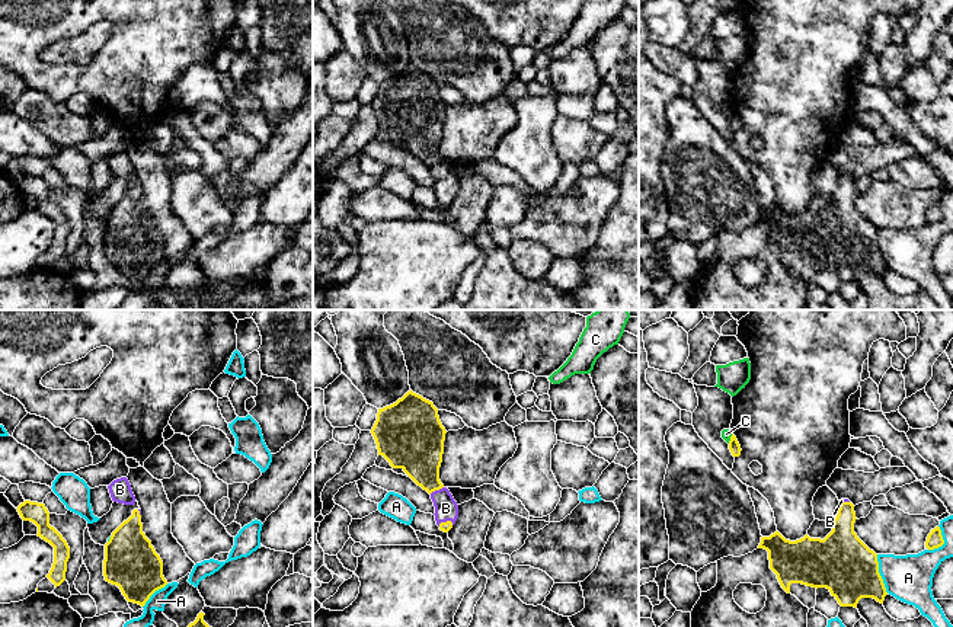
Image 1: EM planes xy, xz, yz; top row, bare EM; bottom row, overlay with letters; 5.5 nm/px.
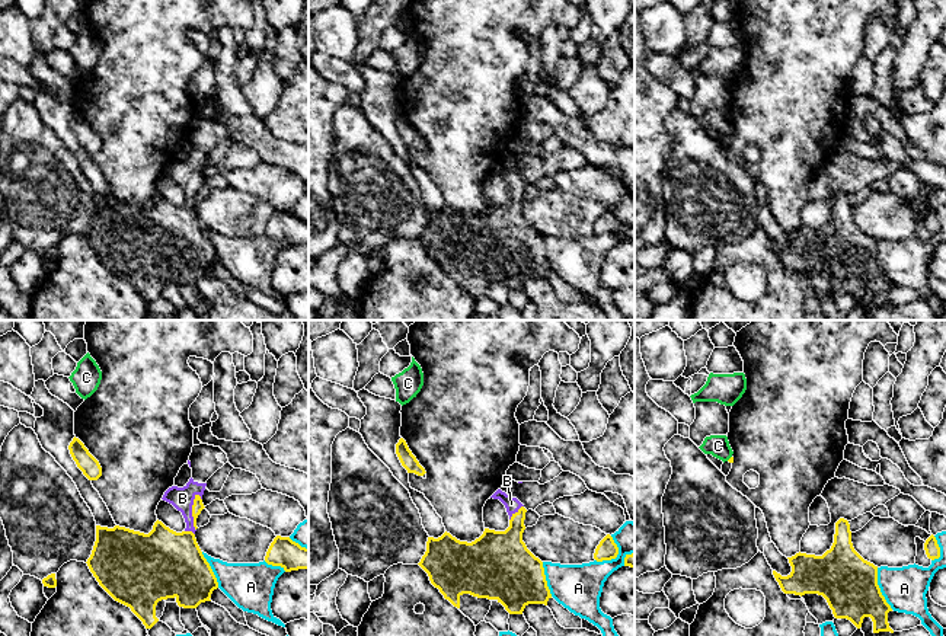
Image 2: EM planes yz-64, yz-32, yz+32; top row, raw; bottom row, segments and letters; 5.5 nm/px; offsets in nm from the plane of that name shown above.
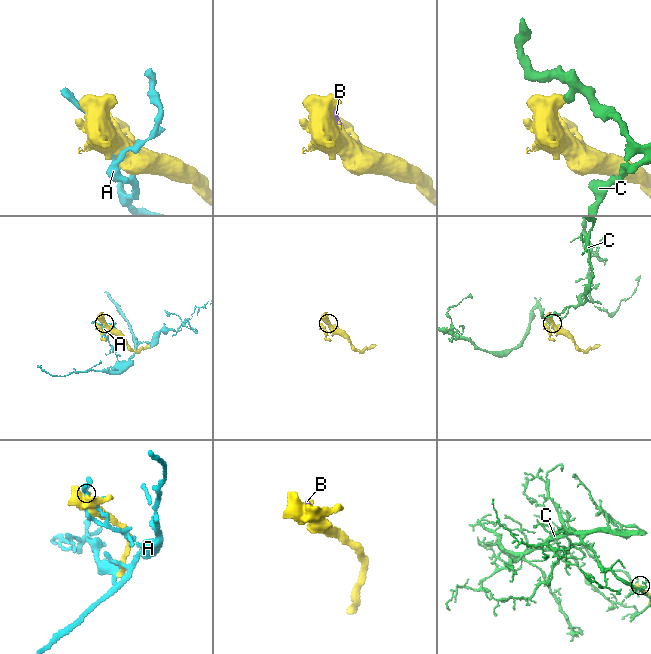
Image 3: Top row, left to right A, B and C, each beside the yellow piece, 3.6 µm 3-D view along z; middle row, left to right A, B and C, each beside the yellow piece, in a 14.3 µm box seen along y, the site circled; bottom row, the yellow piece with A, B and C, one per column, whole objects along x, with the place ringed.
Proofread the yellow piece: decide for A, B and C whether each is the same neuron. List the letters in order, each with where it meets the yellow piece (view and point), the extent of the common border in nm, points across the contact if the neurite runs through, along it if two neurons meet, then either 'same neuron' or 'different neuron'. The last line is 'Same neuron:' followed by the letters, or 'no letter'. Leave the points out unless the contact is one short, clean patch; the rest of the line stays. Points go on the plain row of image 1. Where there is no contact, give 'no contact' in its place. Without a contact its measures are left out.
A: contact yz (879, 248); length 220 nm; different neuron
B: contact xz (435, 163); length 90 nm; same neuron
C: contact yz (731, 112); length 60 nm; border yz (732, 108), (728, 117); different neuron
Same neuron: B

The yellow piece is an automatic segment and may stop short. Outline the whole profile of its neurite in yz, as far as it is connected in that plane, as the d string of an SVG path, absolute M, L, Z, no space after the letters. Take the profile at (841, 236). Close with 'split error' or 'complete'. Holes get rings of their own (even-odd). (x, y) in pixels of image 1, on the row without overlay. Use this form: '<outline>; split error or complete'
M841 173L832 205L824 214L806 208L790 215L775 205L761 211L758 223L768 225L781 262L809 284L816 279L818 262L826 262L841 281L857 282L861 272L883 278L888 266L877 228L854 207L856 193L854 179Z; split error

